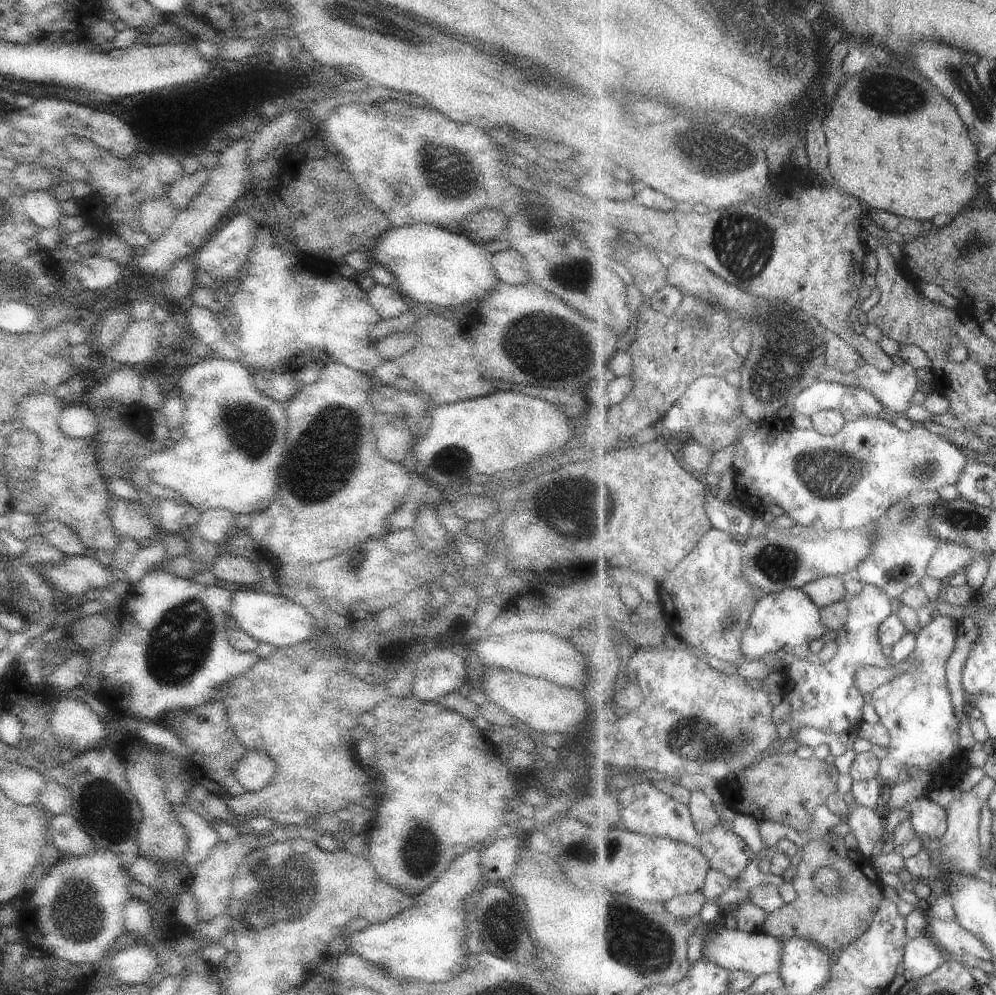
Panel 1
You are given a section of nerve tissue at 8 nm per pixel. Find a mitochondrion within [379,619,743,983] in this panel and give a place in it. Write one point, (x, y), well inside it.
(634, 940)

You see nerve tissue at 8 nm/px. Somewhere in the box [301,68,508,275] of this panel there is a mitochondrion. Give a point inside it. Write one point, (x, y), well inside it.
(447, 169)

